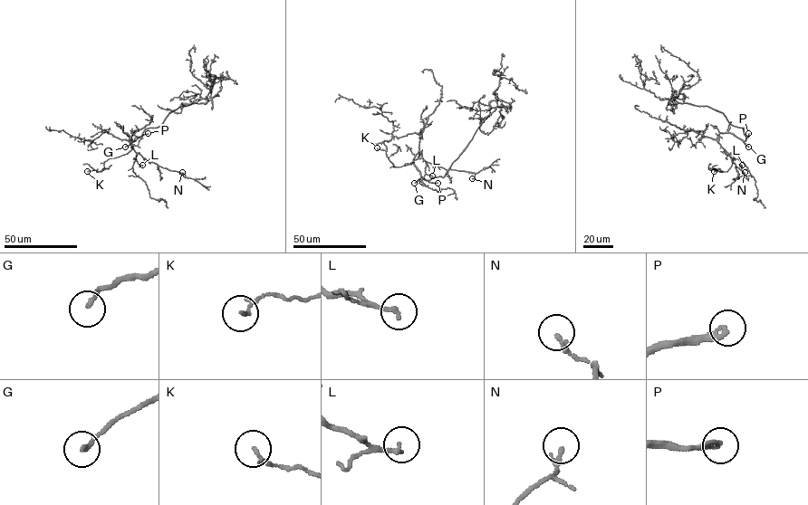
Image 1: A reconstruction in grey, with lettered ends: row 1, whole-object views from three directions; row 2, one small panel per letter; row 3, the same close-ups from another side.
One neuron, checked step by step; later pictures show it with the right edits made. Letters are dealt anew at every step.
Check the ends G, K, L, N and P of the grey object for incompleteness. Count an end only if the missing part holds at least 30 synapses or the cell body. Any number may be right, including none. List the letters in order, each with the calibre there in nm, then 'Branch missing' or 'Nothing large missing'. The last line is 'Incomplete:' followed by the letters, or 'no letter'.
G: Thickness 180 nm. Nothing large missing
K: Thickness 120 nm. Nothing large missing
L: Thickness 180 nm. Nothing large missing
N: Thickness 200 nm. Nothing large missing
P: Thickness 220 nm. Branch missing
Incomplete: P

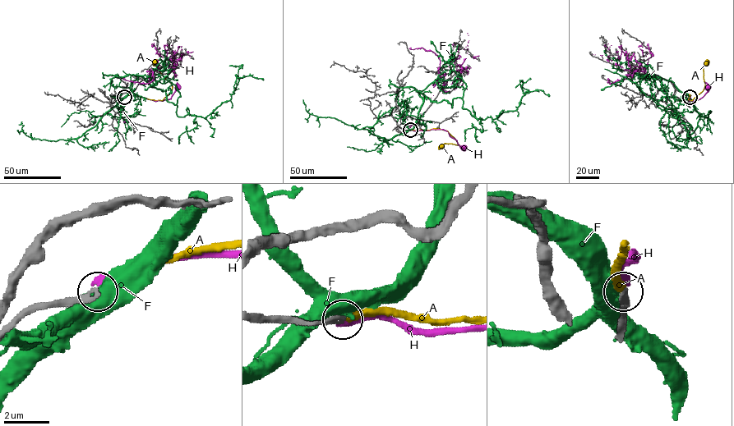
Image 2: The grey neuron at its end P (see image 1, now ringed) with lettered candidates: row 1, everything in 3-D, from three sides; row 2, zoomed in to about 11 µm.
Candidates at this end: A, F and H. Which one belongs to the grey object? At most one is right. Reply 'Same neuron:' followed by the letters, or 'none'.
Same neuron: A

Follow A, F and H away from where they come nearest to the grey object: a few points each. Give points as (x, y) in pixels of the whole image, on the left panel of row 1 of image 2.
A: (124, 97), (136, 94), (162, 100), (168, 94), (172, 84), (163, 75), (156, 63)
F: (123, 97), (141, 76), (165, 90), (177, 116), (205, 118), (229, 100), (237, 84), (242, 66), (229, 66)
H: (124, 97), (138, 96), (162, 101), (169, 99), (177, 88)

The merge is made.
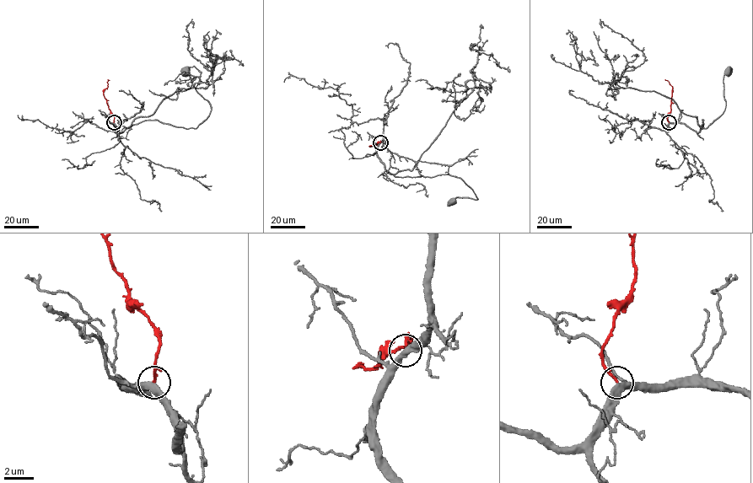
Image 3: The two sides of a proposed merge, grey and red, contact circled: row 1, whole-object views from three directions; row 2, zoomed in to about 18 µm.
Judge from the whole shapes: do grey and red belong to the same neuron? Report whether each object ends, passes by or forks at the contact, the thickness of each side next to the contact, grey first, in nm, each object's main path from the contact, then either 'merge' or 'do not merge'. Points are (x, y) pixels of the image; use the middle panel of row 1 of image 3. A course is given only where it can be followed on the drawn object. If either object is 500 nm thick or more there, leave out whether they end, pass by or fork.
grey passes by | red ends | 420/170 nm | grey via (380, 142), (377, 156), (394, 175), (459, 177), (477, 198), (458, 196), (453, 201) | red via (380, 142), (369, 146), (374, 146), (374, 138) | do not merge

